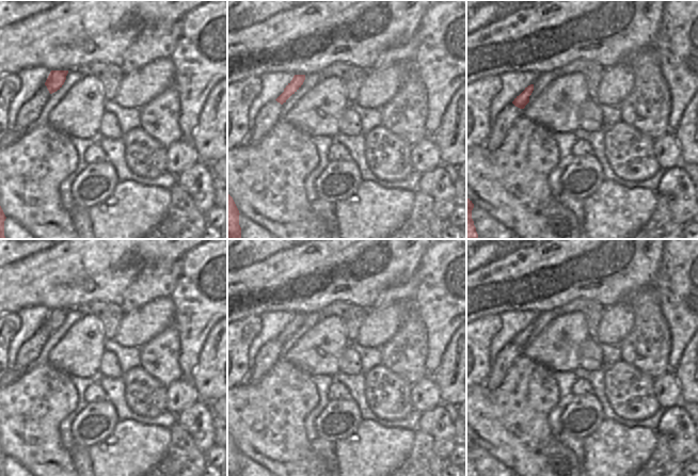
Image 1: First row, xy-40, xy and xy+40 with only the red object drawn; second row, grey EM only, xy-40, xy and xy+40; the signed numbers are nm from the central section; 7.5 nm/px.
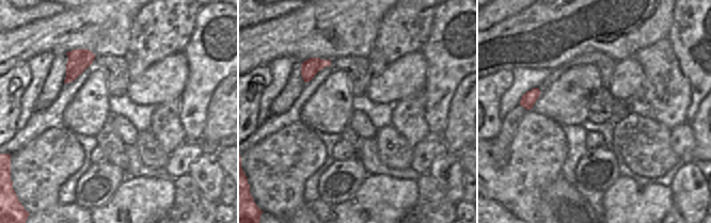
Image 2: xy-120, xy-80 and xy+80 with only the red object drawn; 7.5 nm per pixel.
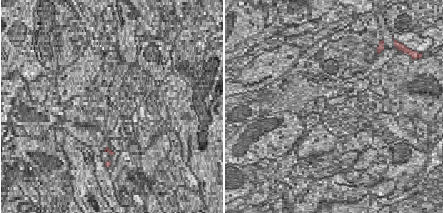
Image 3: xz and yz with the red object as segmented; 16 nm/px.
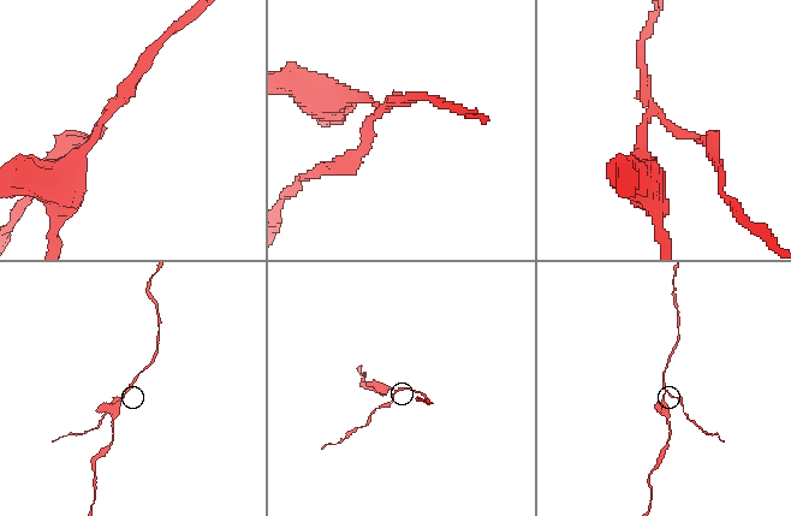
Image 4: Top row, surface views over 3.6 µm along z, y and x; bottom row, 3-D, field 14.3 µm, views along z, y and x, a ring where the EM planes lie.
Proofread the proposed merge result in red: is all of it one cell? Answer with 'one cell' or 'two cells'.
two cells

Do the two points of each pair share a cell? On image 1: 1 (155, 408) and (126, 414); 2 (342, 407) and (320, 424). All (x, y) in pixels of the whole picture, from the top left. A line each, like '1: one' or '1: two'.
1: two
2: one

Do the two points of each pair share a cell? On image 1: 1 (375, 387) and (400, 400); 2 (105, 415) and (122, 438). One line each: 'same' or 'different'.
1: same
2: different

